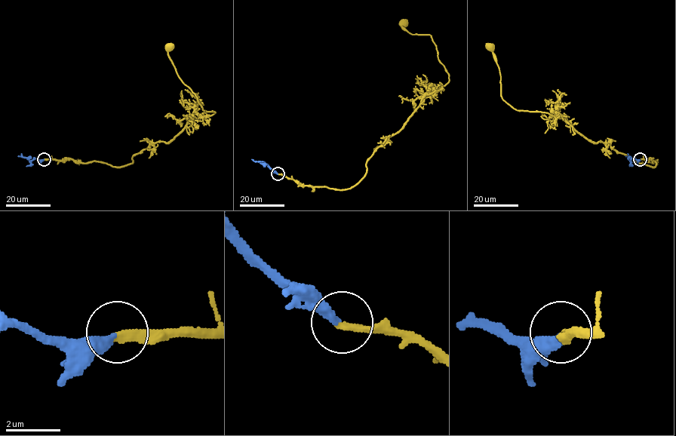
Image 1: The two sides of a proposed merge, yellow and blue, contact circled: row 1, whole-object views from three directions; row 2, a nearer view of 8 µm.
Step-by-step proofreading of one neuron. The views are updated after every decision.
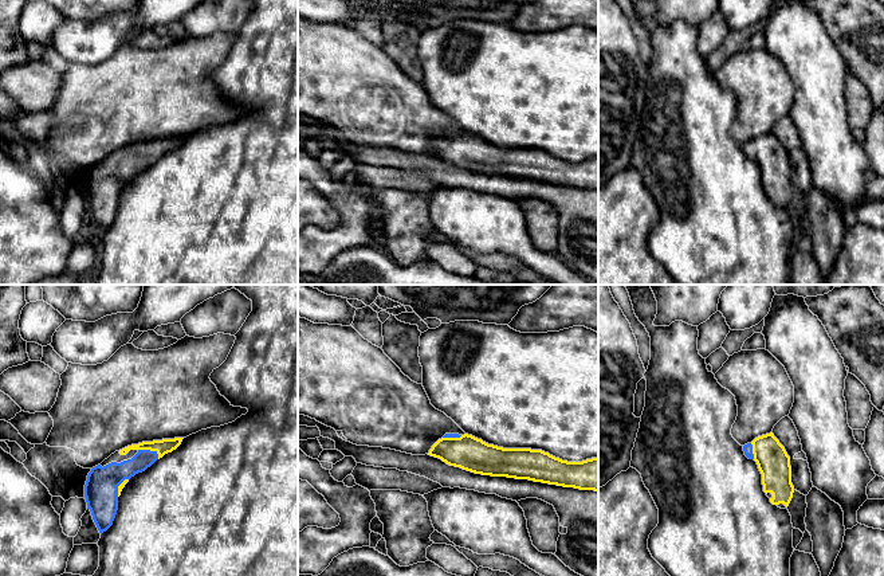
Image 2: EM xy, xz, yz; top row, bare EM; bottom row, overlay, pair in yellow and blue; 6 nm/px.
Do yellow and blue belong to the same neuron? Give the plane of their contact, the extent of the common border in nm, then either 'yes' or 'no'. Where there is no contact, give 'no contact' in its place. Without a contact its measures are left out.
xy | 140 nm | yes

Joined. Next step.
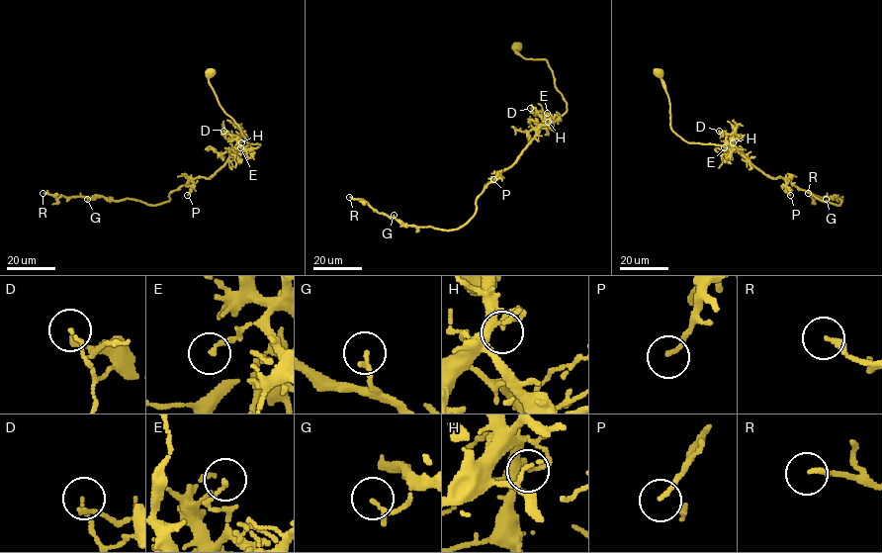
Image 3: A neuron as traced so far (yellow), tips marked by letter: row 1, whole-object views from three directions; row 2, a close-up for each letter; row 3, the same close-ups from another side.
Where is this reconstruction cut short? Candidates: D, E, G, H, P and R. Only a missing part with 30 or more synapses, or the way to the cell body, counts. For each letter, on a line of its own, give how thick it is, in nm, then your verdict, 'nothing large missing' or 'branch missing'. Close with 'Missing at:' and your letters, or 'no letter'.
D: calibre 90 nm; nothing large missing
E: calibre 130 nm; nothing large missing
G: calibre 150 nm; nothing large missing
H: calibre 150 nm; nothing large missing
P: calibre 130 nm; nothing large missing
R: calibre 180 nm; nothing large missing
Missing at: no letter

